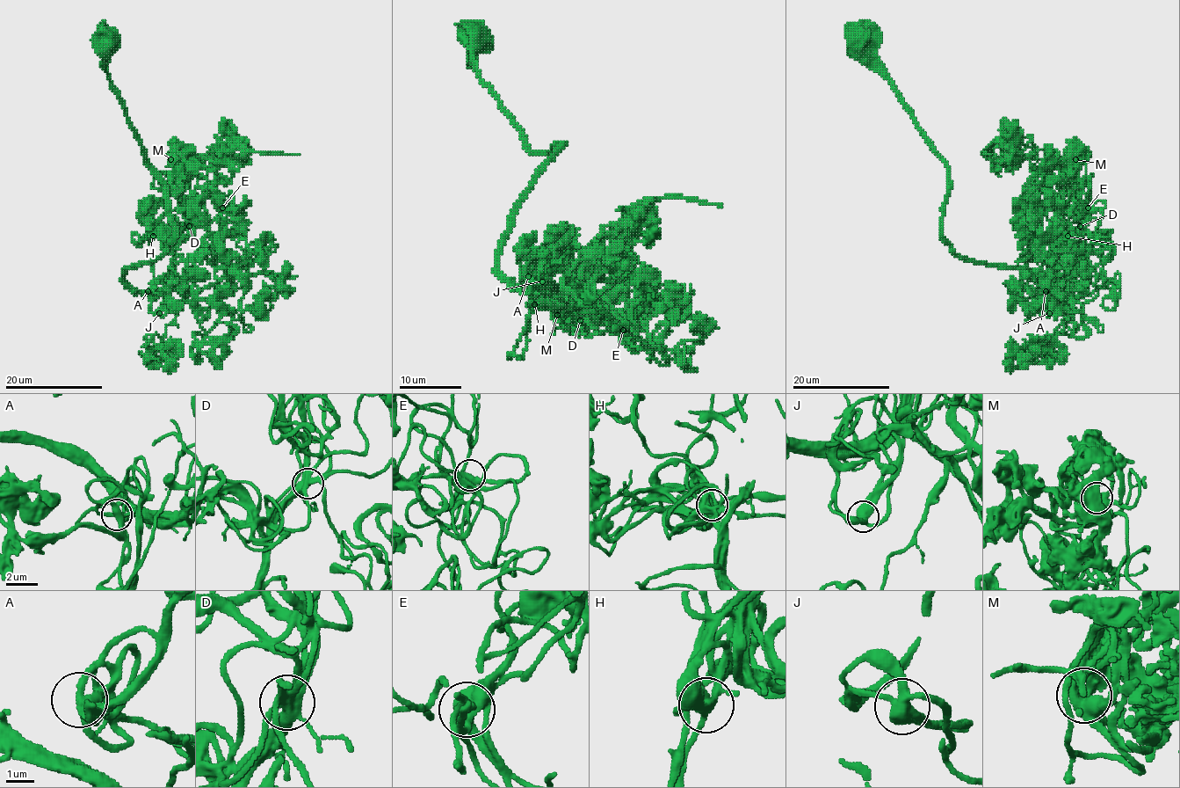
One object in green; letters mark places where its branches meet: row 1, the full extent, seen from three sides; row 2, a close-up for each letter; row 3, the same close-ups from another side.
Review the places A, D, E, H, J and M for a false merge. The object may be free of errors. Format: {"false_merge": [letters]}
{"false_merge": ["M"]}

